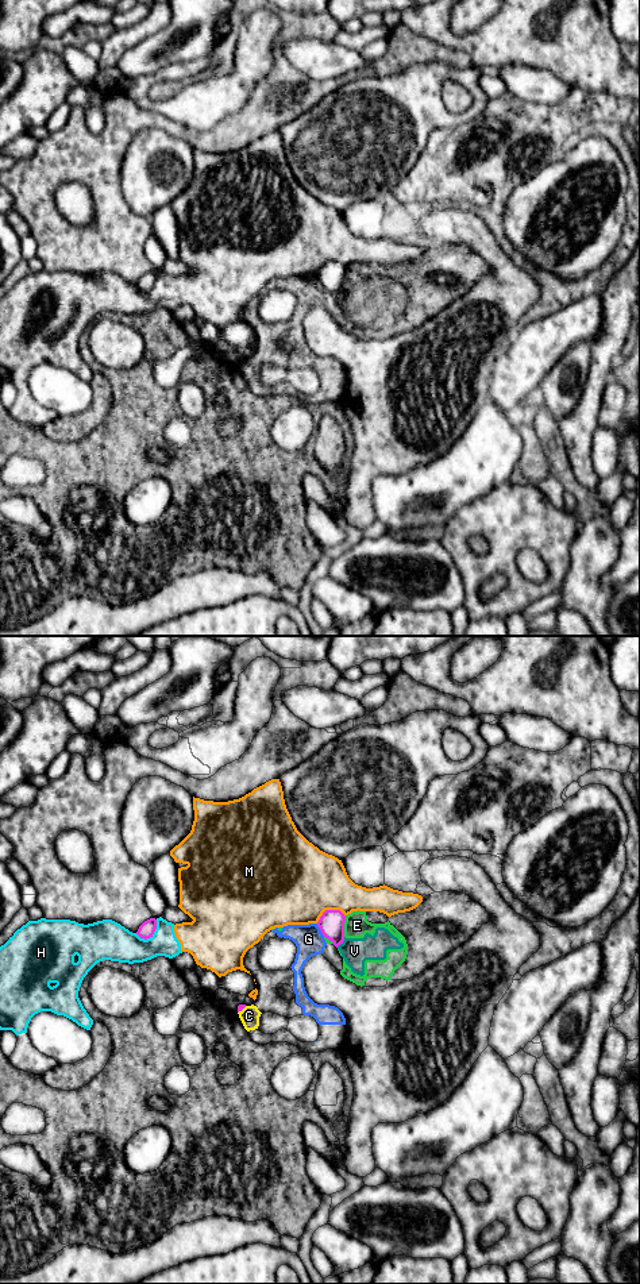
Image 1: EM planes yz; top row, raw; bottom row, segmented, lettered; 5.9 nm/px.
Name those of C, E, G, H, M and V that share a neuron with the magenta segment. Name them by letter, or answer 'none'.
none

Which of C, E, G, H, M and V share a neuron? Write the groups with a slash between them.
C E G V / H M

